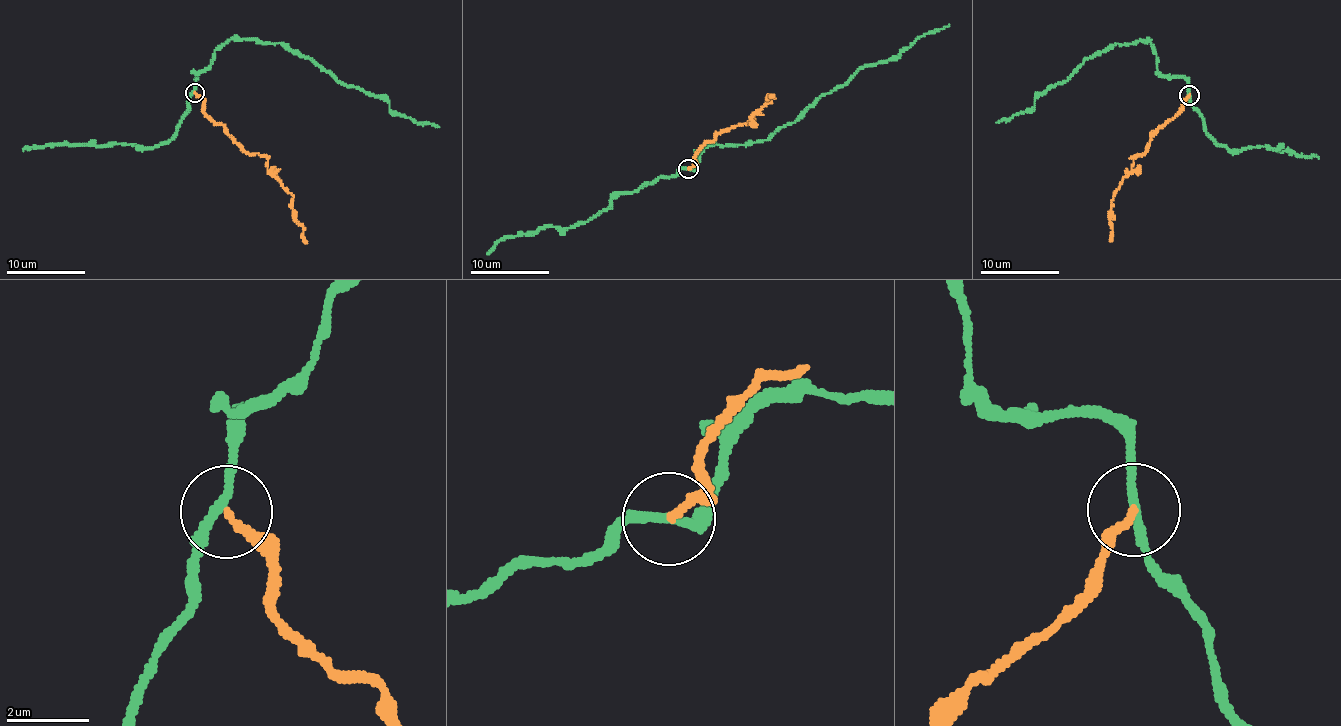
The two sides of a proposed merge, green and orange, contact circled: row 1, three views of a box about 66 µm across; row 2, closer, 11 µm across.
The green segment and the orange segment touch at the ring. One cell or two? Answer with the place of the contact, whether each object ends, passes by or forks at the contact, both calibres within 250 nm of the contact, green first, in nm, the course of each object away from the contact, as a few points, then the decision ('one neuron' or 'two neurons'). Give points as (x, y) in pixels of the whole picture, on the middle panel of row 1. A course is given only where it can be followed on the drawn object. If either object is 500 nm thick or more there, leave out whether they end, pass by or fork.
at (688, 169); green passes by; orange ends there; 200 nm thick on the green side, 160 nm on the other; green runs (688, 169), (714, 144), (770, 140), (821, 96), (847, 84), (859, 69), (893, 60), (921, 36), (949, 24); orange runs (688, 169), (703, 145), (752, 120), (771, 100), (766, 96), (774, 94); two neurons

